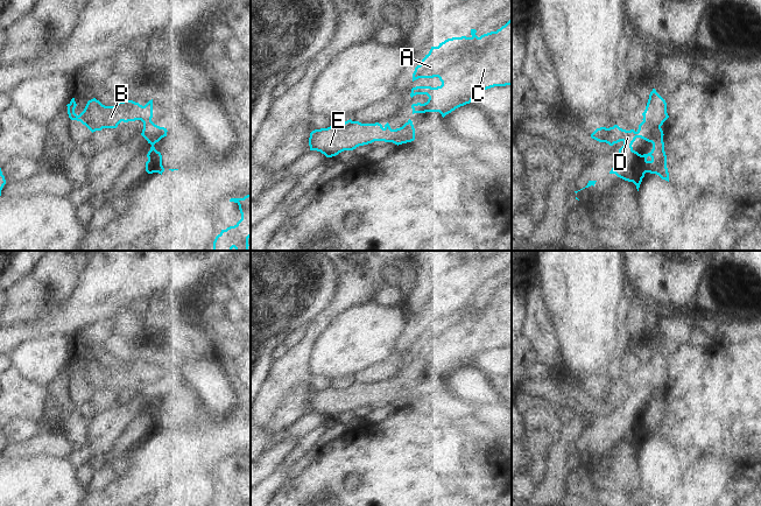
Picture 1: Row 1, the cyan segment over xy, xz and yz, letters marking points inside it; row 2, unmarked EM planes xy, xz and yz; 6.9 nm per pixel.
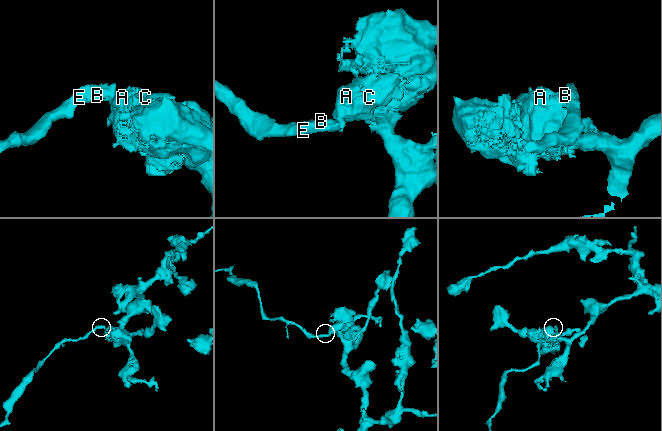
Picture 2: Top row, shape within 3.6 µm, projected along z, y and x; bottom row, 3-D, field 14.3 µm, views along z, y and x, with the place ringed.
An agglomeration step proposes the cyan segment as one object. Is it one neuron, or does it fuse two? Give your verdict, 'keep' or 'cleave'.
cleave

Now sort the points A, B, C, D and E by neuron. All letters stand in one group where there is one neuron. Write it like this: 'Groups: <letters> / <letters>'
Groups: A C D / B E

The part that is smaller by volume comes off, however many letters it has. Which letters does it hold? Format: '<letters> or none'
B, E

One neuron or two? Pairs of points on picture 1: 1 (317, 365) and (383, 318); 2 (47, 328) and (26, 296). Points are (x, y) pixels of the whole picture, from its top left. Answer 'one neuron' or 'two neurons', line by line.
1: one neuron
2: two neurons

